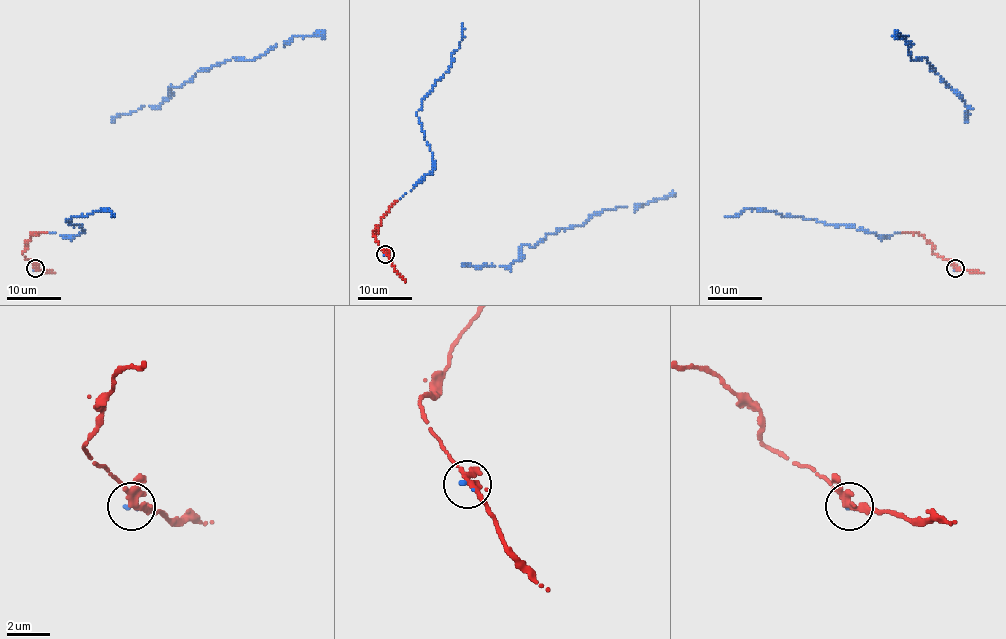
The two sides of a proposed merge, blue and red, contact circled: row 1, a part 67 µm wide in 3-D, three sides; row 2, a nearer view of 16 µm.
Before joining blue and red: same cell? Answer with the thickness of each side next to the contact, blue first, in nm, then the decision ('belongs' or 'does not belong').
calibres 170 and 280 nm; belongs

